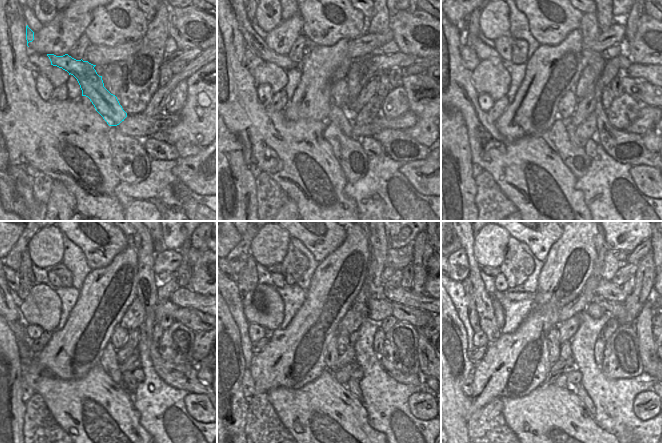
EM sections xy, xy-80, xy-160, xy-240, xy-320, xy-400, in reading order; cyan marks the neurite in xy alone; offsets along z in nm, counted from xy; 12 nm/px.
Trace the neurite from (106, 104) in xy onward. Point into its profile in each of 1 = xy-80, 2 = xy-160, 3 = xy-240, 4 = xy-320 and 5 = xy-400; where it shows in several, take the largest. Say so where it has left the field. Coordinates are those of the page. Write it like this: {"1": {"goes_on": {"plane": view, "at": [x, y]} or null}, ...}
{"1": {"goes_on": {"plane": "xy-80", "at": [256, 44]}}, "2": {"goes_on": {"plane": "xy-160", "at": [484, 52]}}, "3": {"goes_on": {"plane": "xy-240", "at": [128, 377]}}, "4": {"goes_on": {"plane": "xy-320", "at": [353, 385]}}, "5": {"goes_on": {"plane": "xy-400", "at": [579, 390]}}}

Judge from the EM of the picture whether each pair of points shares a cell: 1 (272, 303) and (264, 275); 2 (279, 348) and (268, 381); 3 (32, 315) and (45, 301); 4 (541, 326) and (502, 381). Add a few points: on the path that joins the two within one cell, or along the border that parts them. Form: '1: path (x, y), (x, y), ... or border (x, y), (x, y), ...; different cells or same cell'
1: border (258, 283), (270, 285), (283, 301); different cells
2: path (277, 356), (270, 366), (268, 373); same cell
3: path (35, 312), (42, 304); same cell
4: path (529, 340), (526, 349), (510, 367); same cell

